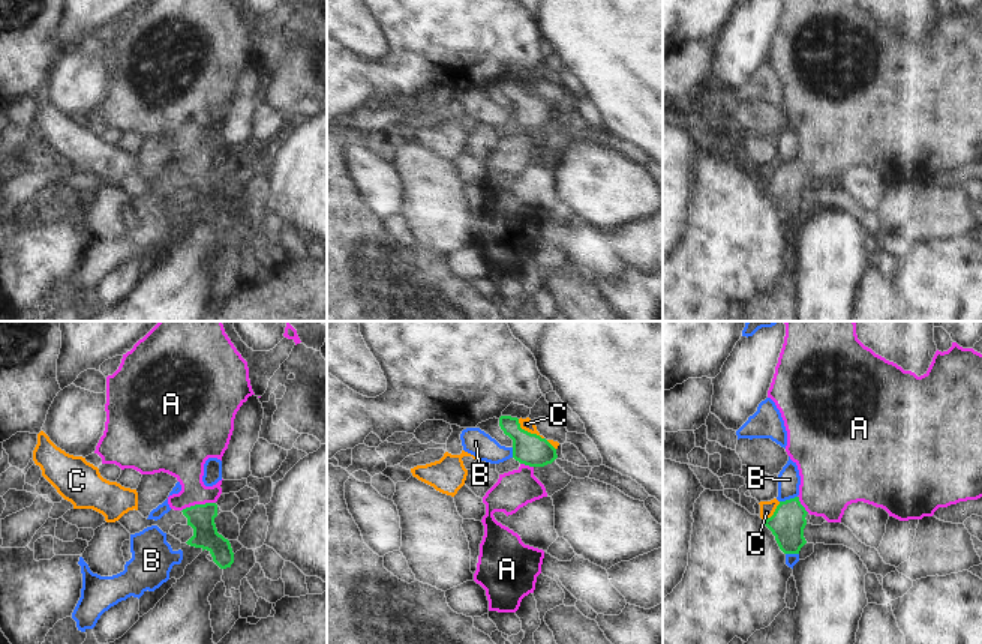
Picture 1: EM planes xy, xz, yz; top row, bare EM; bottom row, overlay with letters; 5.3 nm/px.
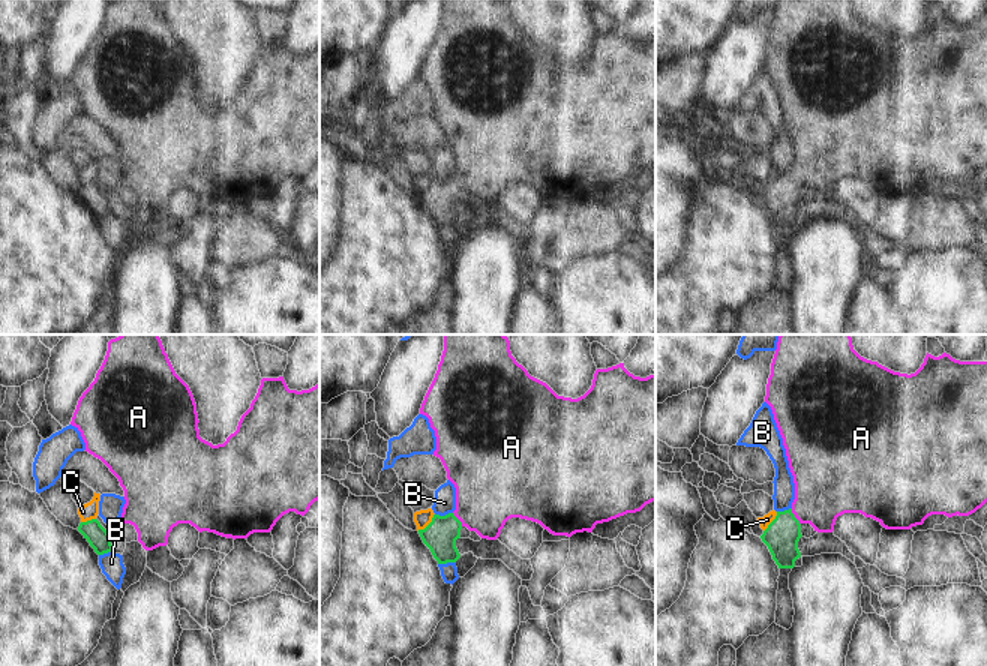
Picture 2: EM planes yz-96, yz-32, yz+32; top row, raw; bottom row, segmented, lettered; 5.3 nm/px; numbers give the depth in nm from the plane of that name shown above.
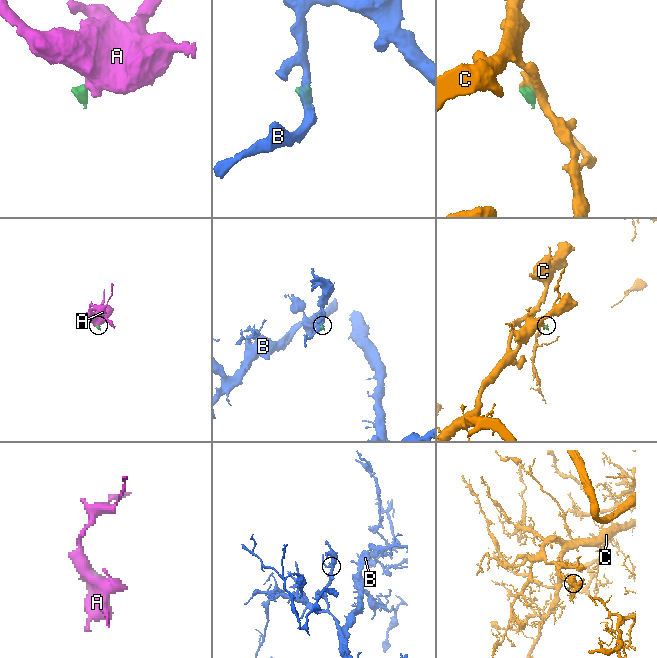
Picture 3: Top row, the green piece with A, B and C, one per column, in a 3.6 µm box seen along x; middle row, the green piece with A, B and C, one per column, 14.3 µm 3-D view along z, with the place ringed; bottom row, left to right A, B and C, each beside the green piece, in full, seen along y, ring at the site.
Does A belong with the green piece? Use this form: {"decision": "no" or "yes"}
{"decision": "yes"}

